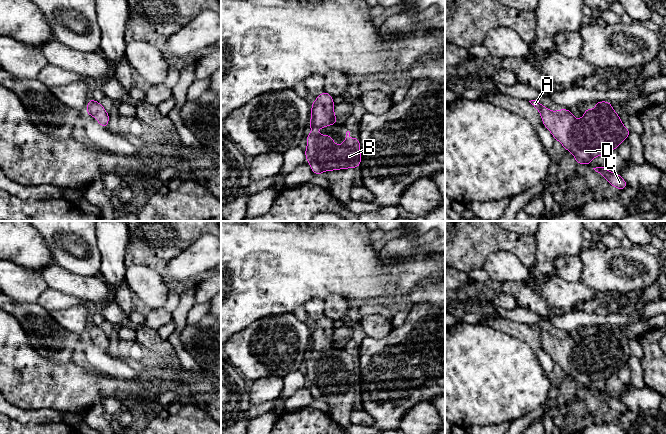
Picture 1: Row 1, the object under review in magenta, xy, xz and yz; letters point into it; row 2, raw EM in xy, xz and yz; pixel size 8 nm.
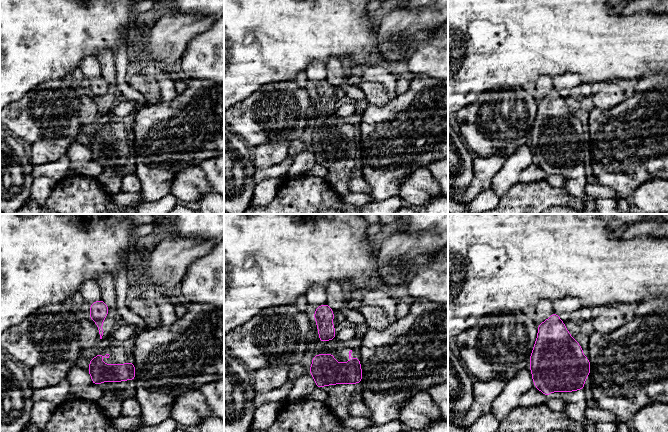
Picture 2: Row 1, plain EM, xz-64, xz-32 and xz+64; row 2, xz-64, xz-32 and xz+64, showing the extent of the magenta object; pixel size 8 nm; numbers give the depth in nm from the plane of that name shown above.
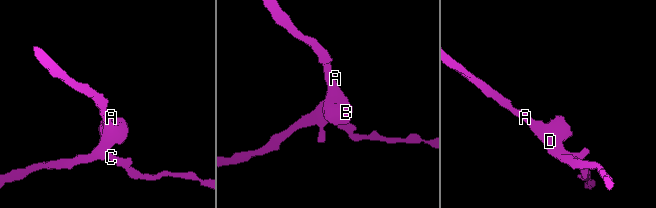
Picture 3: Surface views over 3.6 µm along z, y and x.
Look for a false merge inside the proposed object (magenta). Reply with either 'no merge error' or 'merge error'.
no merge error

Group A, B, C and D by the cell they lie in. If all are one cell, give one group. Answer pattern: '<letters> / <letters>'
A B C D

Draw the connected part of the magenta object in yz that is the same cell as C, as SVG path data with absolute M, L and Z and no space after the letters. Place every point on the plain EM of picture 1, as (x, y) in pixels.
M603 389L593 393L606 402L610 410L614 410L619 414L628 411L628 408L619 398L606 394Z

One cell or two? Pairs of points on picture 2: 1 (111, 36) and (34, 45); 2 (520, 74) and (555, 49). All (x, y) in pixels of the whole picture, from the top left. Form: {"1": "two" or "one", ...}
{"1": "one", "2": "one"}

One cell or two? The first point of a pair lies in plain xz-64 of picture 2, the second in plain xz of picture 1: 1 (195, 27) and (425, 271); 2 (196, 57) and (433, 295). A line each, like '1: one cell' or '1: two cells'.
1: two cells
2: one cell

